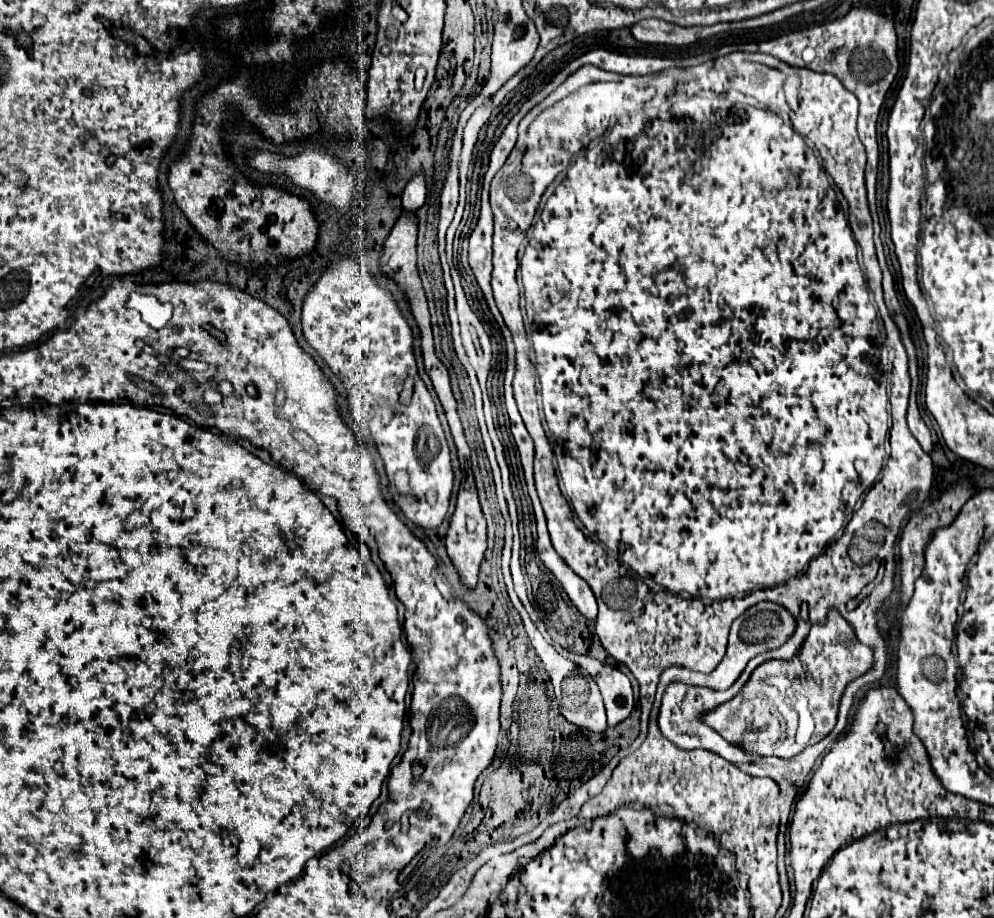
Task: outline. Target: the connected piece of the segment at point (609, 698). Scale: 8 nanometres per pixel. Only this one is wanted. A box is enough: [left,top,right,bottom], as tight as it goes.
[561,652,633,726]

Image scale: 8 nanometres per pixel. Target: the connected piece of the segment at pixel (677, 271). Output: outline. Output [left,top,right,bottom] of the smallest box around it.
[491,52,933,832]

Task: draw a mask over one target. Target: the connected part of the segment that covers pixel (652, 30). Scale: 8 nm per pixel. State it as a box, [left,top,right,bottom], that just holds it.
[631,18,699,46]

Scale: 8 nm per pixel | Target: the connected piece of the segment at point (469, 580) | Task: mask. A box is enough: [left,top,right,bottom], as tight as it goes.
[445,498,487,590]

